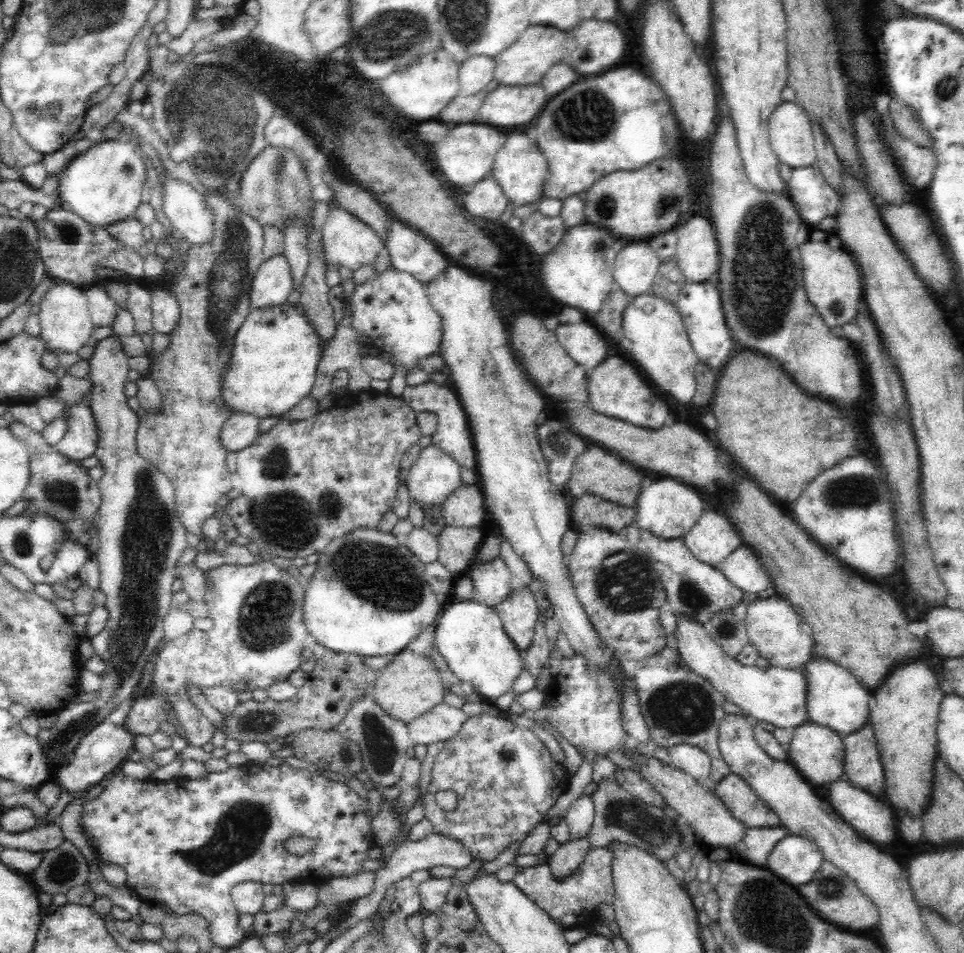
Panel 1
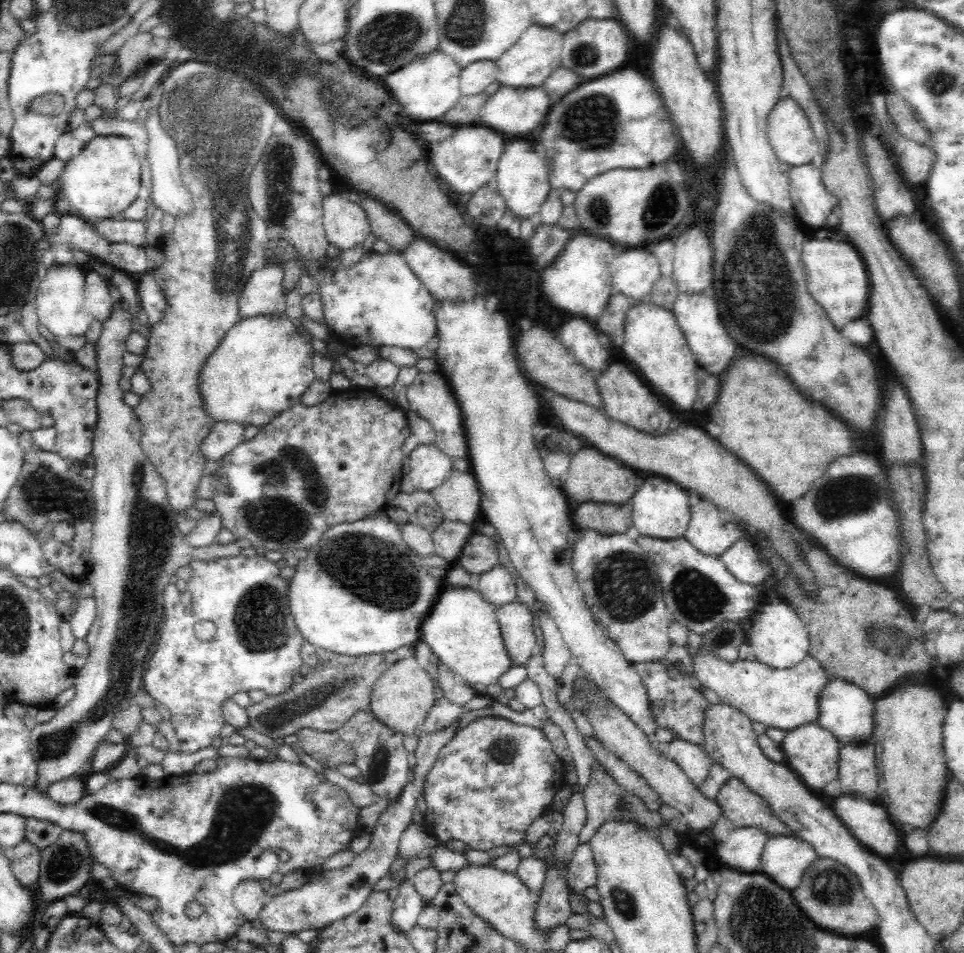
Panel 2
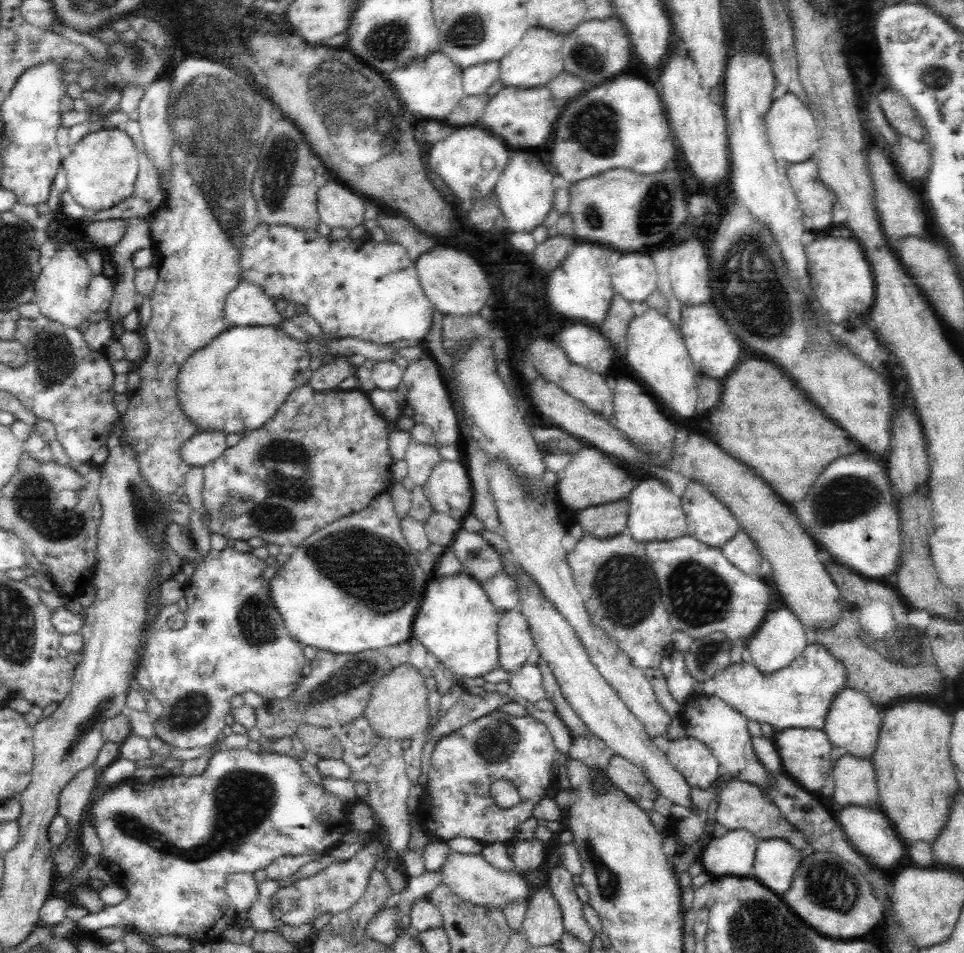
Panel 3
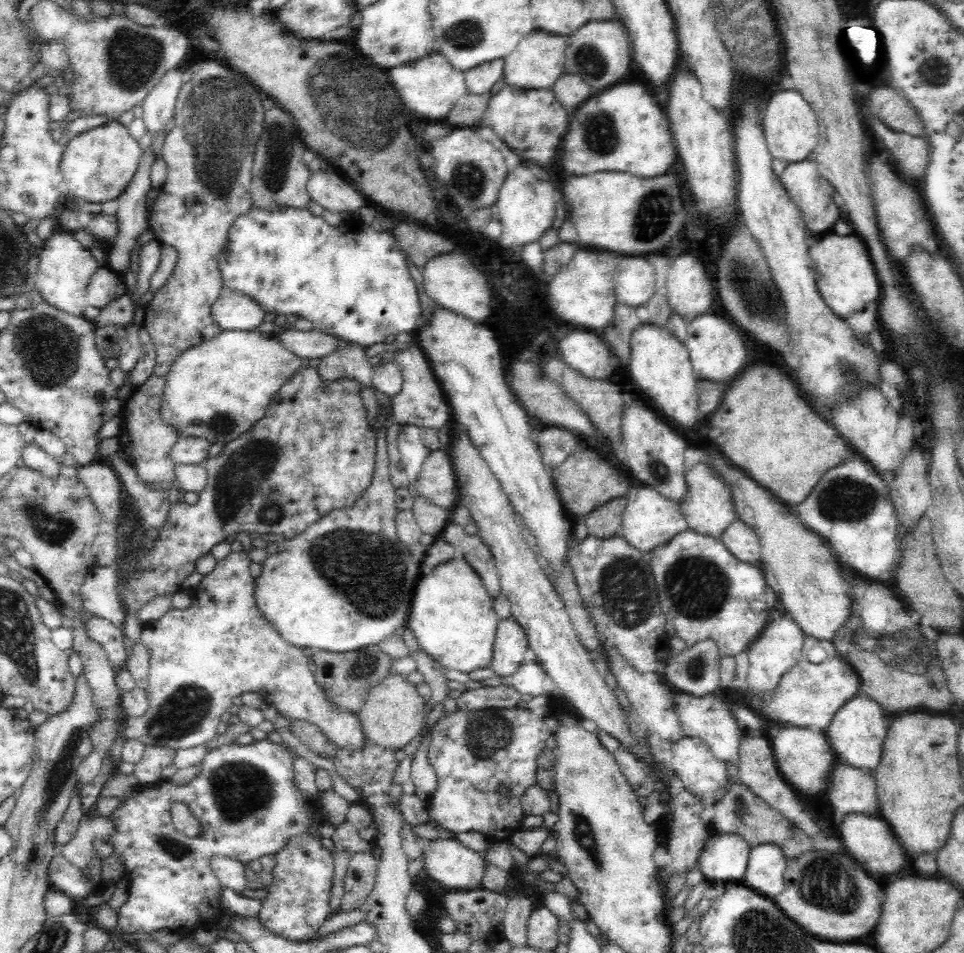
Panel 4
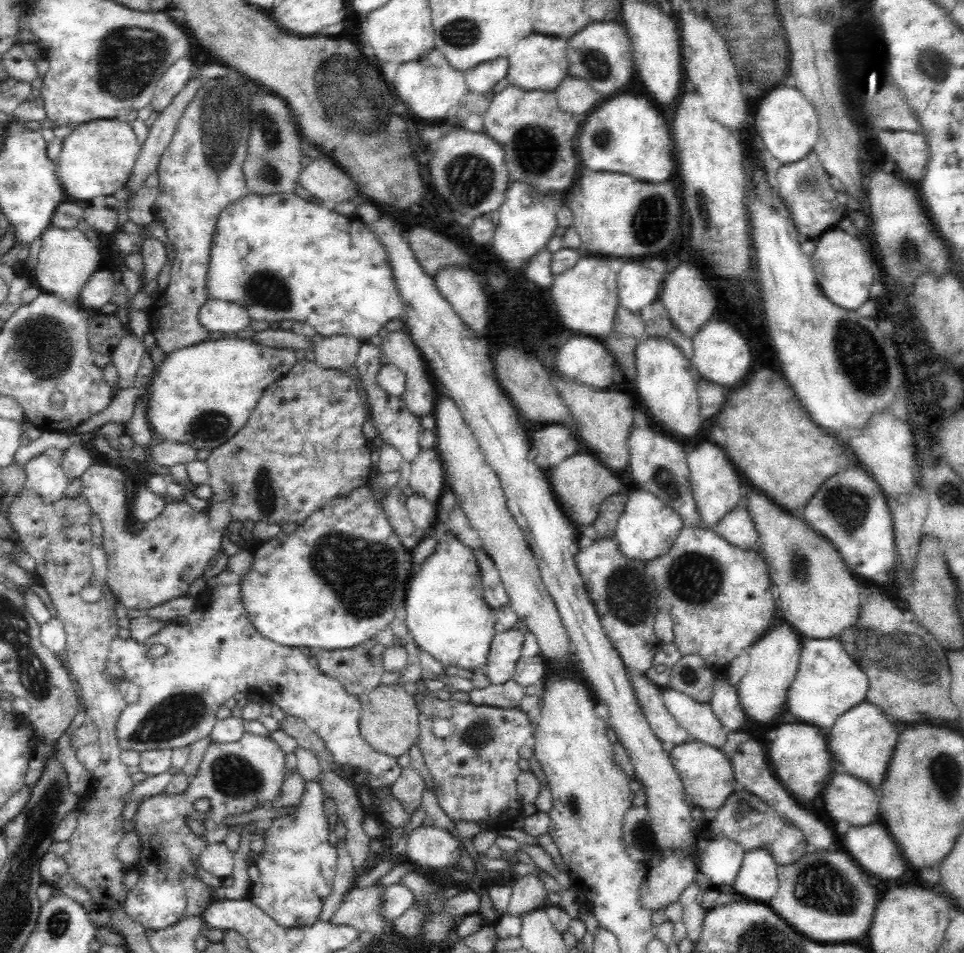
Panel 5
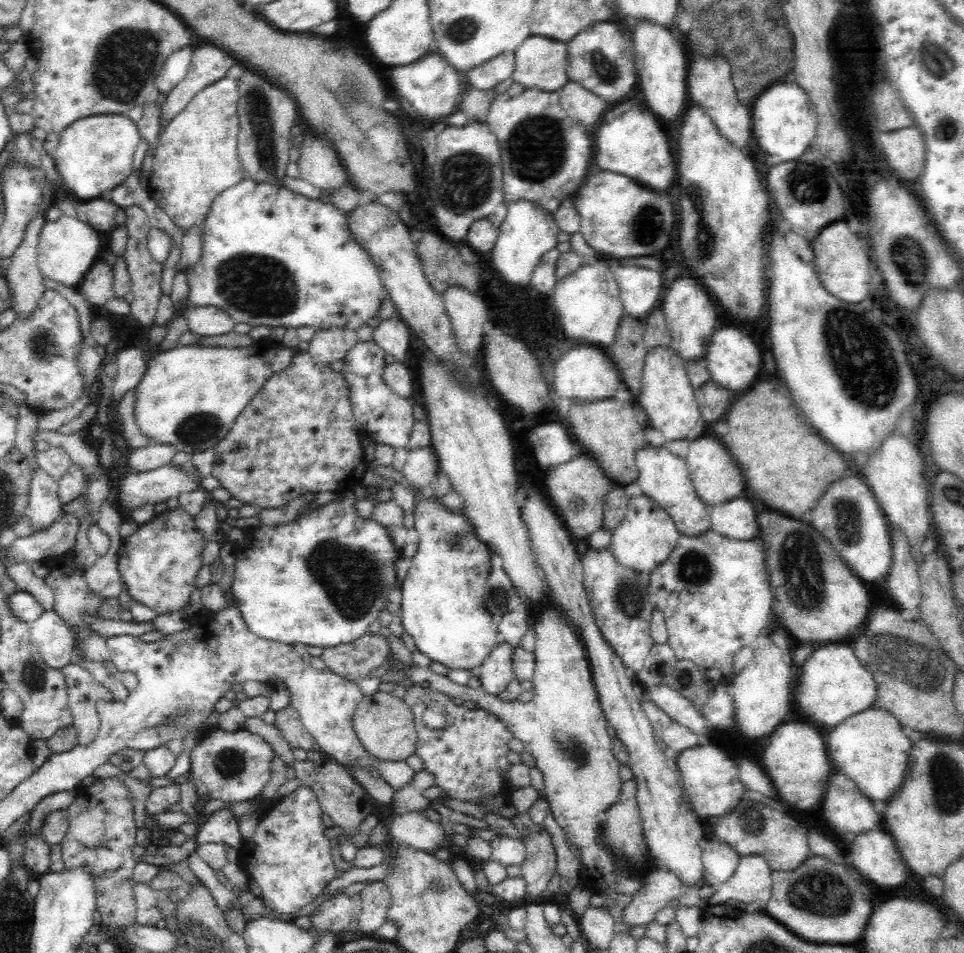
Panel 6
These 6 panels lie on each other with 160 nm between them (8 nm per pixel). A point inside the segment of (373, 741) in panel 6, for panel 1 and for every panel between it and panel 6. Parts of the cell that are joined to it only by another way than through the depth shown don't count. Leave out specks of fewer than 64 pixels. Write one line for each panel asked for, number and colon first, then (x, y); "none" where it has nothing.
1: (410, 685)
2: (401, 698)
3: (397, 708)
4: (393, 713)
5: (389, 719)

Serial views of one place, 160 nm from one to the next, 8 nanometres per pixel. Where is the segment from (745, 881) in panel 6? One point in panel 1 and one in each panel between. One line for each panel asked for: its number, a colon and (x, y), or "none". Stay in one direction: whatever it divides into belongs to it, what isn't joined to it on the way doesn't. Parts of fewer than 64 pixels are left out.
1: (796, 859)
2: (785, 859)
3: (776, 860)
4: (765, 870)
5: (757, 879)

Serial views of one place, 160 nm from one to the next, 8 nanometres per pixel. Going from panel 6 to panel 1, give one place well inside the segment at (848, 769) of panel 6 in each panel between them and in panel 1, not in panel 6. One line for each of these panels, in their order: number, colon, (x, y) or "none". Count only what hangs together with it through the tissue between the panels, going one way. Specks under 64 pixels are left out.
1: (834, 698)
2: (847, 711)
3: (853, 721)
4: (856, 733)
5: (862, 739)

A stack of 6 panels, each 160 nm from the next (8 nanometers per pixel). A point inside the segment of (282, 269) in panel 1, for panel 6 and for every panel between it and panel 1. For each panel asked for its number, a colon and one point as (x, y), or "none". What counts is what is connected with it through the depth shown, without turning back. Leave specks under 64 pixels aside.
2: (264, 293)
3: (248, 304)
4: (237, 311)
5: (216, 315)
6: (203, 320)

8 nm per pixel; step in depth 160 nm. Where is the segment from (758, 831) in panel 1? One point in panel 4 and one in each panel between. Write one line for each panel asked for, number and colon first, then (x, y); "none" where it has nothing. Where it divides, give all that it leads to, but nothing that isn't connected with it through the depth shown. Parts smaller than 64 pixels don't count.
2: (742, 850)
3: (734, 853)
4: (724, 857)

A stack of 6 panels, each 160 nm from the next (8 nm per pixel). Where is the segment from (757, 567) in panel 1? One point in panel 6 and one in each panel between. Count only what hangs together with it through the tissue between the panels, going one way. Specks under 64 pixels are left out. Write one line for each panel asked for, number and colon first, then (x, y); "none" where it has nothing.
2: (743, 561)
3: (741, 551)
4: (740, 540)
5: (737, 527)
6: (736, 519)

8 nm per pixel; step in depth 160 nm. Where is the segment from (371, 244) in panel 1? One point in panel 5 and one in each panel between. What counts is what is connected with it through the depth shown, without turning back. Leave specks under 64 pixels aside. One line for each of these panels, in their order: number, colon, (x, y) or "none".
2: (346, 225)
3: (339, 207)
4: (329, 189)
5: (322, 177)

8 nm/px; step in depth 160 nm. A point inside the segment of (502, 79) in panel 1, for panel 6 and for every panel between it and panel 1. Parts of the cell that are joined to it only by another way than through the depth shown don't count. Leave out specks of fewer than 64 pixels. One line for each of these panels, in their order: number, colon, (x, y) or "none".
2: (537, 53)
3: (536, 60)
4: (538, 61)
5: (539, 62)
6: (540, 62)

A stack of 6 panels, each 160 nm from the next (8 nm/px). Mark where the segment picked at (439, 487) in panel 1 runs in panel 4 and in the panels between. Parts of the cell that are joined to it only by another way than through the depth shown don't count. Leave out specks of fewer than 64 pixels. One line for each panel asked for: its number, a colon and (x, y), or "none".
2: (429, 466)
3: (422, 459)
4: (412, 451)

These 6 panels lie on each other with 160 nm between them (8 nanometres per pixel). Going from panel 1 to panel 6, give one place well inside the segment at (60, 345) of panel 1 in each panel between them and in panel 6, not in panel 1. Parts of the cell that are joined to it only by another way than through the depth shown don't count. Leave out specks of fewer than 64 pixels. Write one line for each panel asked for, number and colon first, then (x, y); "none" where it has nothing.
2: (62, 312)
3: (61, 288)
4: (65, 268)
5: (67, 259)
6: (68, 247)

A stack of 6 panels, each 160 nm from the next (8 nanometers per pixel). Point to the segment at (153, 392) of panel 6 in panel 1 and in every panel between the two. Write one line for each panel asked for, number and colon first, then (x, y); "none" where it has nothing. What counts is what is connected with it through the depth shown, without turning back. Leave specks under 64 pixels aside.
1: (274, 361)
2: (263, 365)
3: (238, 381)
4: (217, 390)
5: (204, 394)

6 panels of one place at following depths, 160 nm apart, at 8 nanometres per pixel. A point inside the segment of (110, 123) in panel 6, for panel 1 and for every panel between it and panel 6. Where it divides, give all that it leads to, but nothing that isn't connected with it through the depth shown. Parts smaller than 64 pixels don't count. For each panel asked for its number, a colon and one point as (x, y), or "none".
1: (103, 185)
2: (103, 180)
3: (102, 169)
4: (97, 165)
5: (97, 158)

